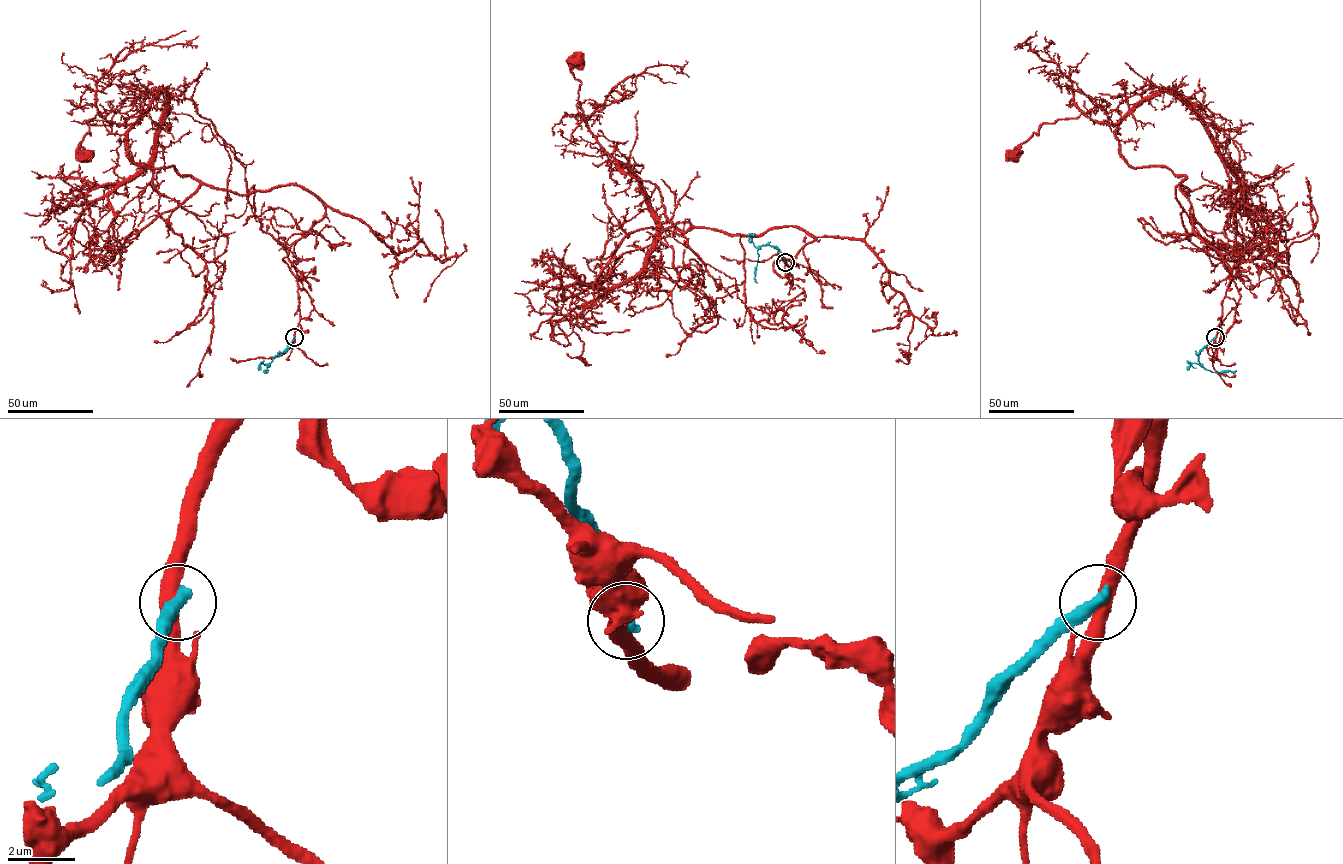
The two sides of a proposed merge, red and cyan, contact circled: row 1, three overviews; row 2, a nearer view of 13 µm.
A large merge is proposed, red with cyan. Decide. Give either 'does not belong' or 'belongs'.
does not belong

